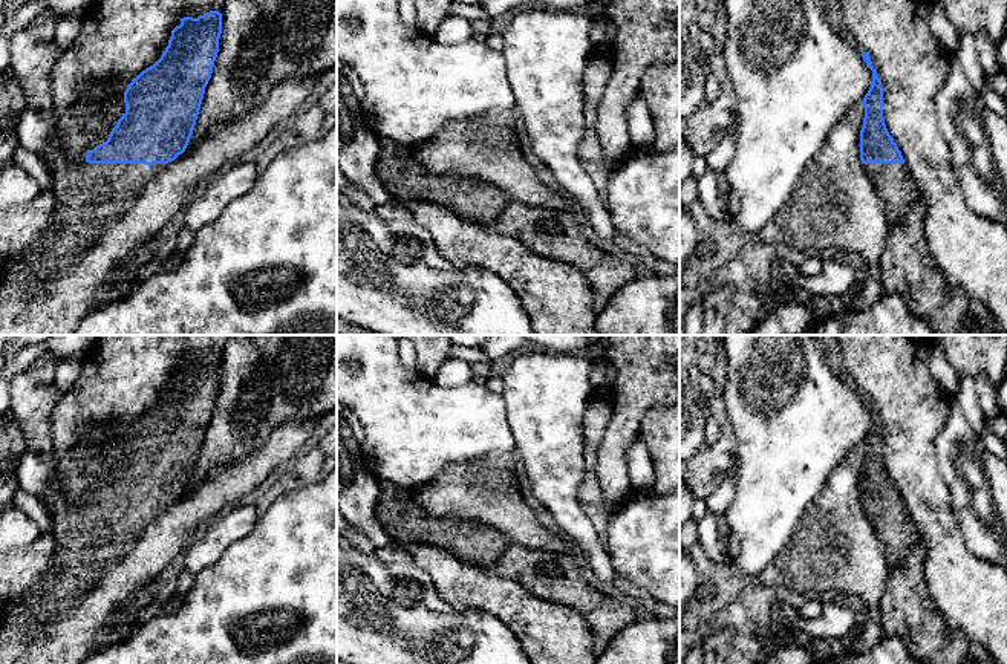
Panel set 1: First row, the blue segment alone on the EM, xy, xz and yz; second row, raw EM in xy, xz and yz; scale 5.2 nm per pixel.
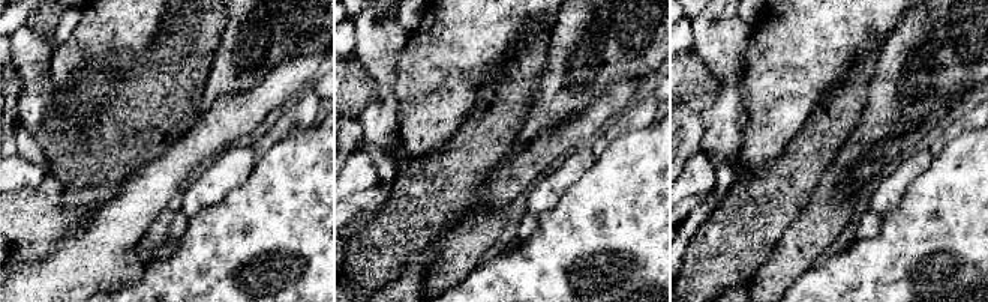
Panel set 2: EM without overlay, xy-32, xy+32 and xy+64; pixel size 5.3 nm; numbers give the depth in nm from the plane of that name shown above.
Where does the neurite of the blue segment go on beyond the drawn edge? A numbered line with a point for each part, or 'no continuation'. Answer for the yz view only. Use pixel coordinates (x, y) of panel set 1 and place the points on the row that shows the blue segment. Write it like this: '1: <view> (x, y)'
1: yz (892, 182)

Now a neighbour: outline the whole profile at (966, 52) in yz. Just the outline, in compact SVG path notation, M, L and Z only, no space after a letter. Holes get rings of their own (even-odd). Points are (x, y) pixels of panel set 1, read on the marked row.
M963 34L960 35L960 43L955 50L955 58L958 60L960 66L963 67L963 72L972 87L981 93L986 83L986 73L983 70L983 66L979 63L978 49L975 43L973 34Z

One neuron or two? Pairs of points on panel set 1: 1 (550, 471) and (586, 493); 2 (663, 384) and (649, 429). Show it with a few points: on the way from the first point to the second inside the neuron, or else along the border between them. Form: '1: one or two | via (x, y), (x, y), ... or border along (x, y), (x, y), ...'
1: two | border along (585, 453), (585, 476), (577, 491), (580, 502)
2: two | border along (663, 407), (655, 407), (646, 413), (637, 438)

